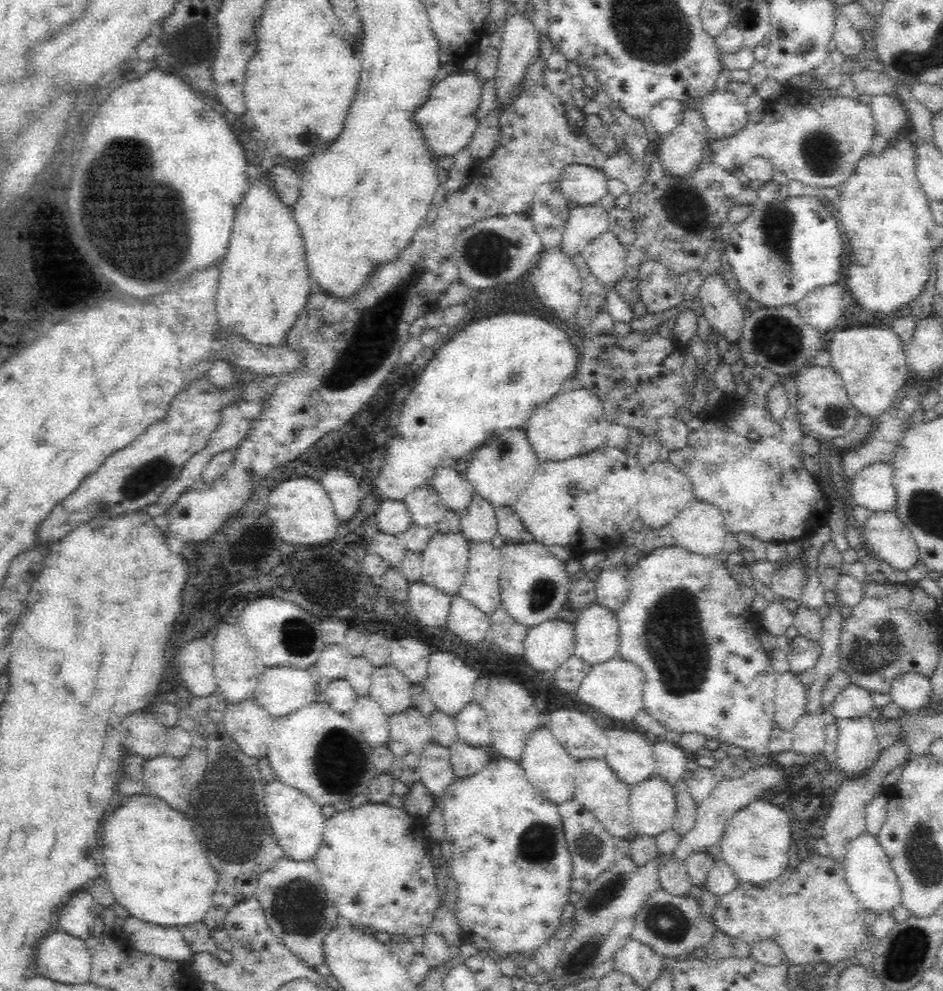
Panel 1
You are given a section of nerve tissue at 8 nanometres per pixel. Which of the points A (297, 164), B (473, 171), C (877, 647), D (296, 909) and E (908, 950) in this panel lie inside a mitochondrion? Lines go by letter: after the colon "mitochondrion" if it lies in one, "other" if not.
A: other
B: other
C: mitochondrion
D: mitochondrion
E: mitochondrion

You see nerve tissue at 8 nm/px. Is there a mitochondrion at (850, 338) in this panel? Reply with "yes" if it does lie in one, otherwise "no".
no

